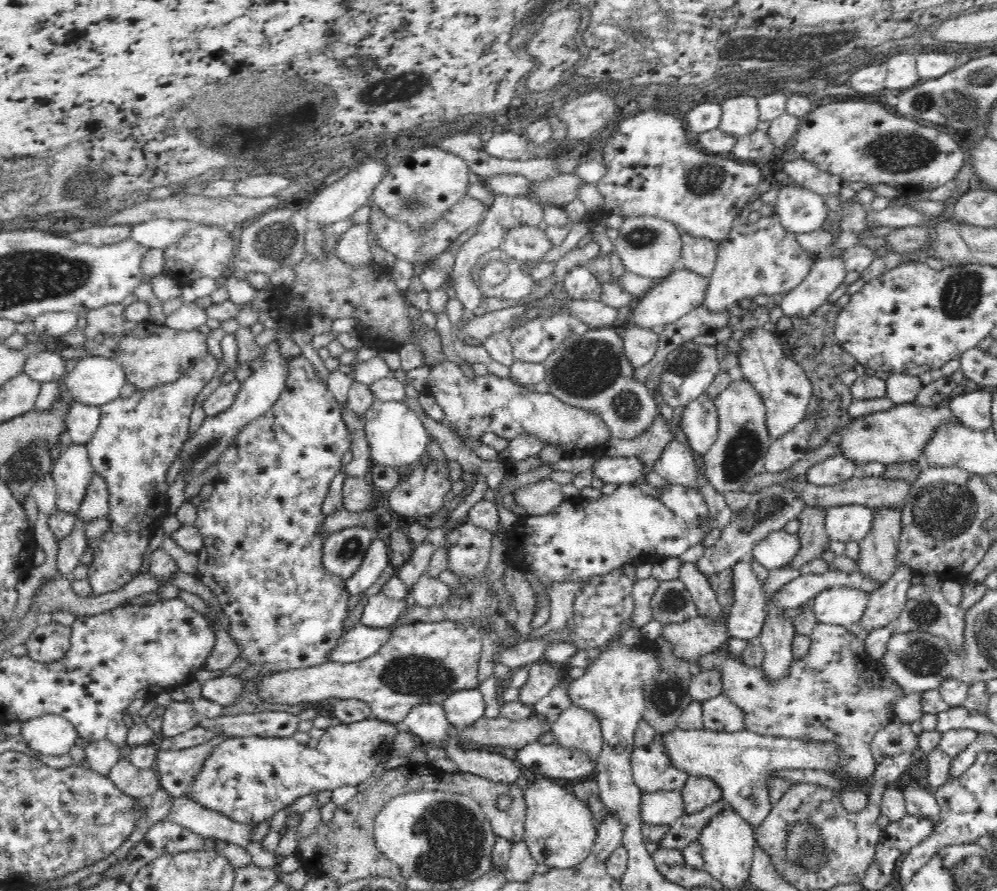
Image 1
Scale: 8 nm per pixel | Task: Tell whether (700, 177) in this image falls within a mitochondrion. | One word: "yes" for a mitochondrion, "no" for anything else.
yes

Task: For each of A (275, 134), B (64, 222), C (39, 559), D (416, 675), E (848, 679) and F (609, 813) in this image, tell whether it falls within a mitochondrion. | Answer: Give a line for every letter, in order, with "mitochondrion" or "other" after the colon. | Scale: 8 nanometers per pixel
A: mitochondrion
B: mitochondrion
C: other
D: mitochondrion
E: other
F: other

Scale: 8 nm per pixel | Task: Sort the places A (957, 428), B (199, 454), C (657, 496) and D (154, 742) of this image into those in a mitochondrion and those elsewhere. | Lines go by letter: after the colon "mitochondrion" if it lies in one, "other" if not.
A: other
B: mitochondrion
C: other
D: other

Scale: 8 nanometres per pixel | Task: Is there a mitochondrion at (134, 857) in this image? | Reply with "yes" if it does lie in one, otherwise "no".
no

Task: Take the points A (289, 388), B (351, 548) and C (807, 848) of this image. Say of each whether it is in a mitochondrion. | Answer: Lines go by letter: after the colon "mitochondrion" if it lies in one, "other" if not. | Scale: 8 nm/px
A: other
B: mitochondrion
C: mitochondrion

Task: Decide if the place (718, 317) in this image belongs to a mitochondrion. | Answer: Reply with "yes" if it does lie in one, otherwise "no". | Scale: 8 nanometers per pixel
no

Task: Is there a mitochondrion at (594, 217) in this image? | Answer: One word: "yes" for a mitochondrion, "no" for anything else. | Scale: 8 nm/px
no

